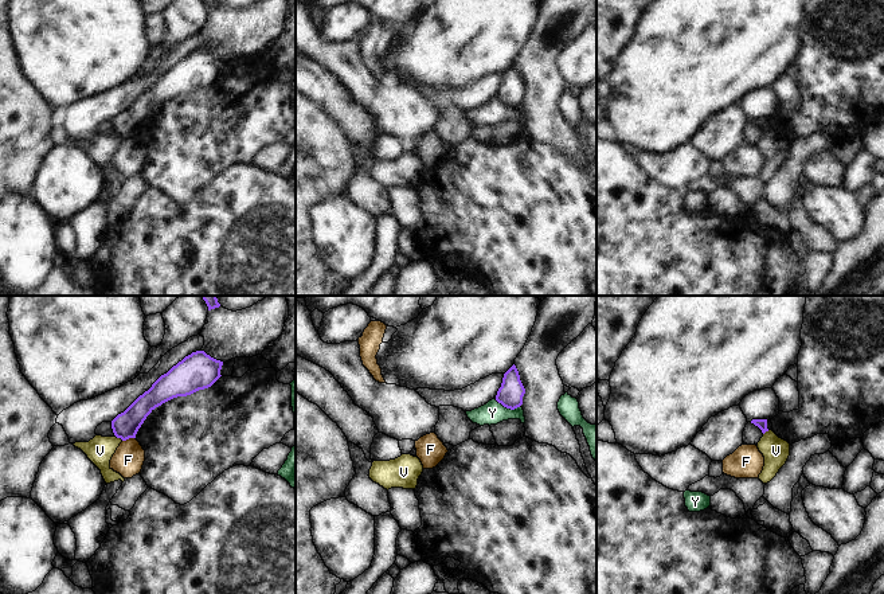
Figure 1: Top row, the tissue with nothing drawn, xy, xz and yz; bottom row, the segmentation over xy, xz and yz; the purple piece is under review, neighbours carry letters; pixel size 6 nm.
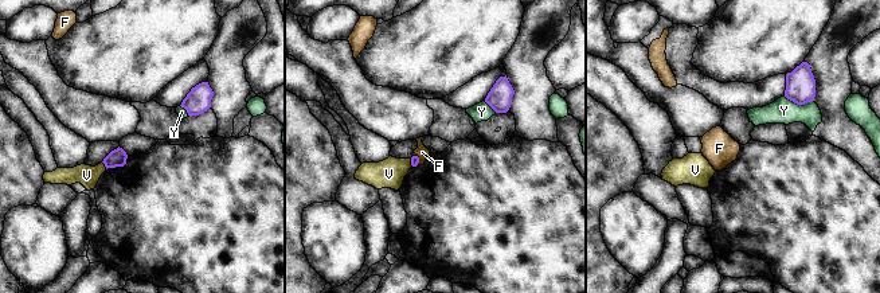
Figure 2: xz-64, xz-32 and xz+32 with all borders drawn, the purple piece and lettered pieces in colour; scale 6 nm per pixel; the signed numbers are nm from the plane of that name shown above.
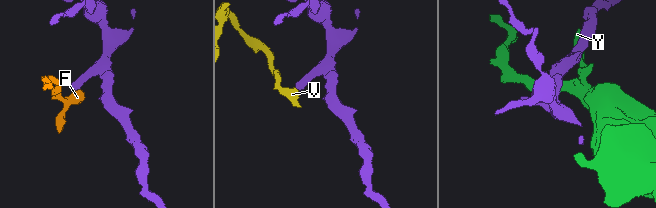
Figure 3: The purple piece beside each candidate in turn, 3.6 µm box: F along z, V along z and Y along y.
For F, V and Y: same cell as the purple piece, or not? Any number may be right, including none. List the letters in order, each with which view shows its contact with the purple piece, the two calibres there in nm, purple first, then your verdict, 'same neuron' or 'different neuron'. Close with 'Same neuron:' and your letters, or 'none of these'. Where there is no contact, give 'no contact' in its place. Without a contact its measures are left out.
F: xy | 160/190 nm | different neuron
V: xy | 160/160 nm | different neuron
Y: xz | 150/140 nm | different neuron
Same neuron: none of these

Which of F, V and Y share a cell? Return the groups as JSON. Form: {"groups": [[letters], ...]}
{"groups": [["F"], ["V"], ["Y"]]}

